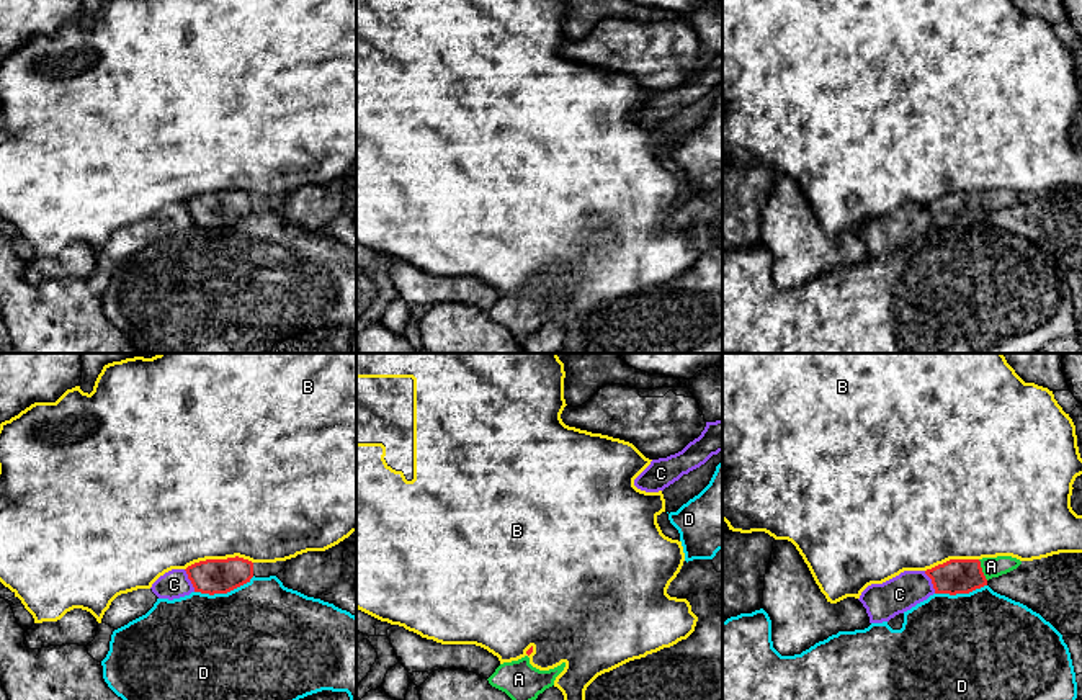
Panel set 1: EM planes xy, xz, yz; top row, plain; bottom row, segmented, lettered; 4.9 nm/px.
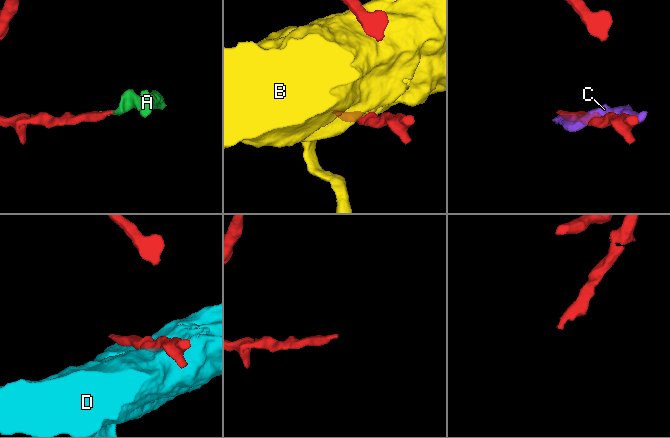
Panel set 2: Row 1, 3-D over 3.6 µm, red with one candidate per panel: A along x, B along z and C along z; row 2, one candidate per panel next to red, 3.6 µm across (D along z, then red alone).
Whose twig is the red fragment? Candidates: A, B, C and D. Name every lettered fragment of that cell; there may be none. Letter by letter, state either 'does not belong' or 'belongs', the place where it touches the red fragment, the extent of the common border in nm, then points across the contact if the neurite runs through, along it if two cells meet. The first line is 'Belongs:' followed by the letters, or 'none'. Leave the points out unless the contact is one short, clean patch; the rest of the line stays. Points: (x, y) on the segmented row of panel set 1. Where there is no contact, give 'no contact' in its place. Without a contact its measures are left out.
Belongs: A
A: belongs; meets red in yz at (981, 569); contact 120 nm long
B: does not belong; meets red in xy at (218, 560); contact 340 nm long
C: does not belong; meets red in xy at (190, 579); contact 130 nm long
D: does not belong; meets red in xy at (224, 592); contact 300 nm long

